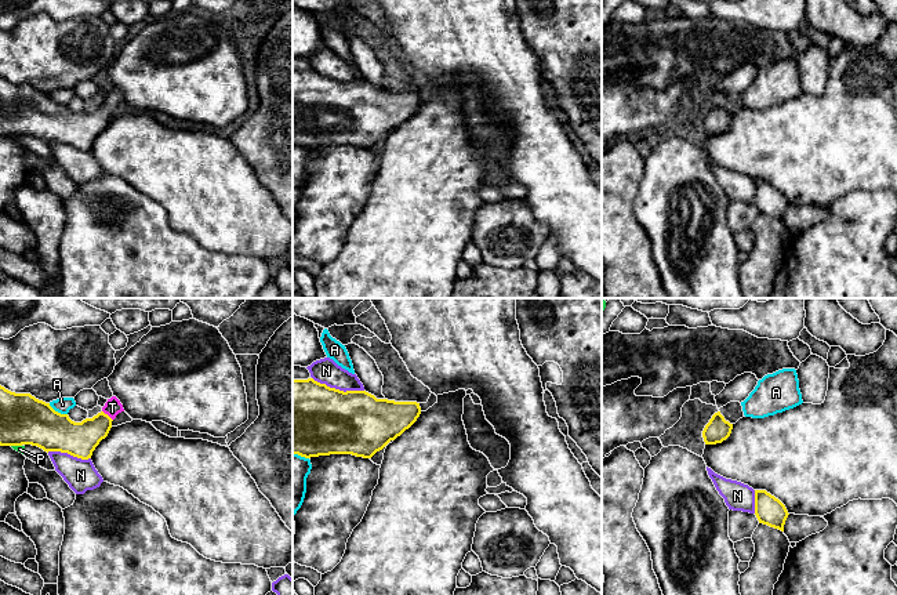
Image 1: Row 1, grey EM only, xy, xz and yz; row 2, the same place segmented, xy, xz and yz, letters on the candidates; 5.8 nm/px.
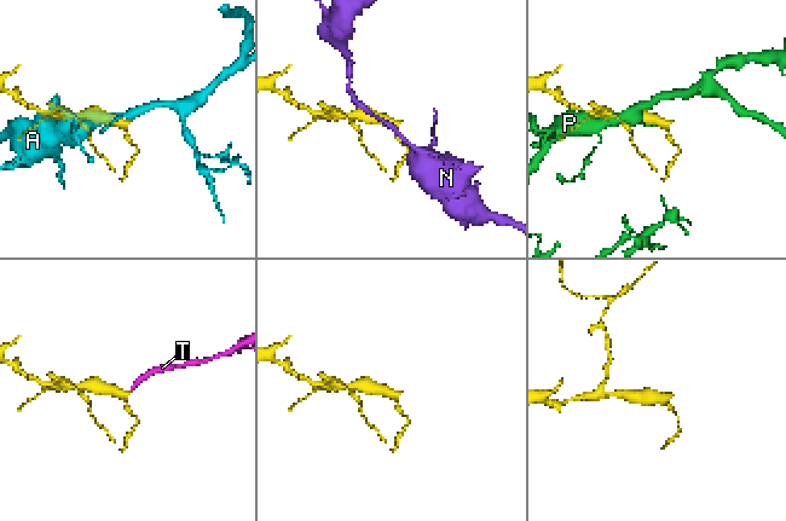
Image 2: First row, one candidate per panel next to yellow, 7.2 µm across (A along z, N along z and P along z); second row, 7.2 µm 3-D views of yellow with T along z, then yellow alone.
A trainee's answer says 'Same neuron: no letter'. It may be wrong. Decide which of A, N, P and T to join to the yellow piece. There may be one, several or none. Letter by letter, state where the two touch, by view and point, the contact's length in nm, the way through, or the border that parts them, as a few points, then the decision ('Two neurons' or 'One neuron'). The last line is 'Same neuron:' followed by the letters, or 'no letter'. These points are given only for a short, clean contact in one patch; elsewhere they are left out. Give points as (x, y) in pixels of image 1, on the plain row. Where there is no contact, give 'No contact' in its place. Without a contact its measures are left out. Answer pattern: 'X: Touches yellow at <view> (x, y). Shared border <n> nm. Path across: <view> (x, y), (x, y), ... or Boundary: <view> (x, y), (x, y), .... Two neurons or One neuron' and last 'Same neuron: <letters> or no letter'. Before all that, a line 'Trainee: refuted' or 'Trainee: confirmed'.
Trainee: refuted
A: Touches yellow at xy (57, 102). Shared border 130 nm. Two neurons
N: Touches yellow at xz (338, 80). Shared border 320 nm. Two neurons
P: Touches yellow at xy (17, 135). Shared border 60 nm. Two neurons
T: Touches yellow at xy (108, 106). Shared border 90 nm. Path across: xy (79, 130), (93, 122), (108, 106), (112, 98). One neuron
Same neuron: T

